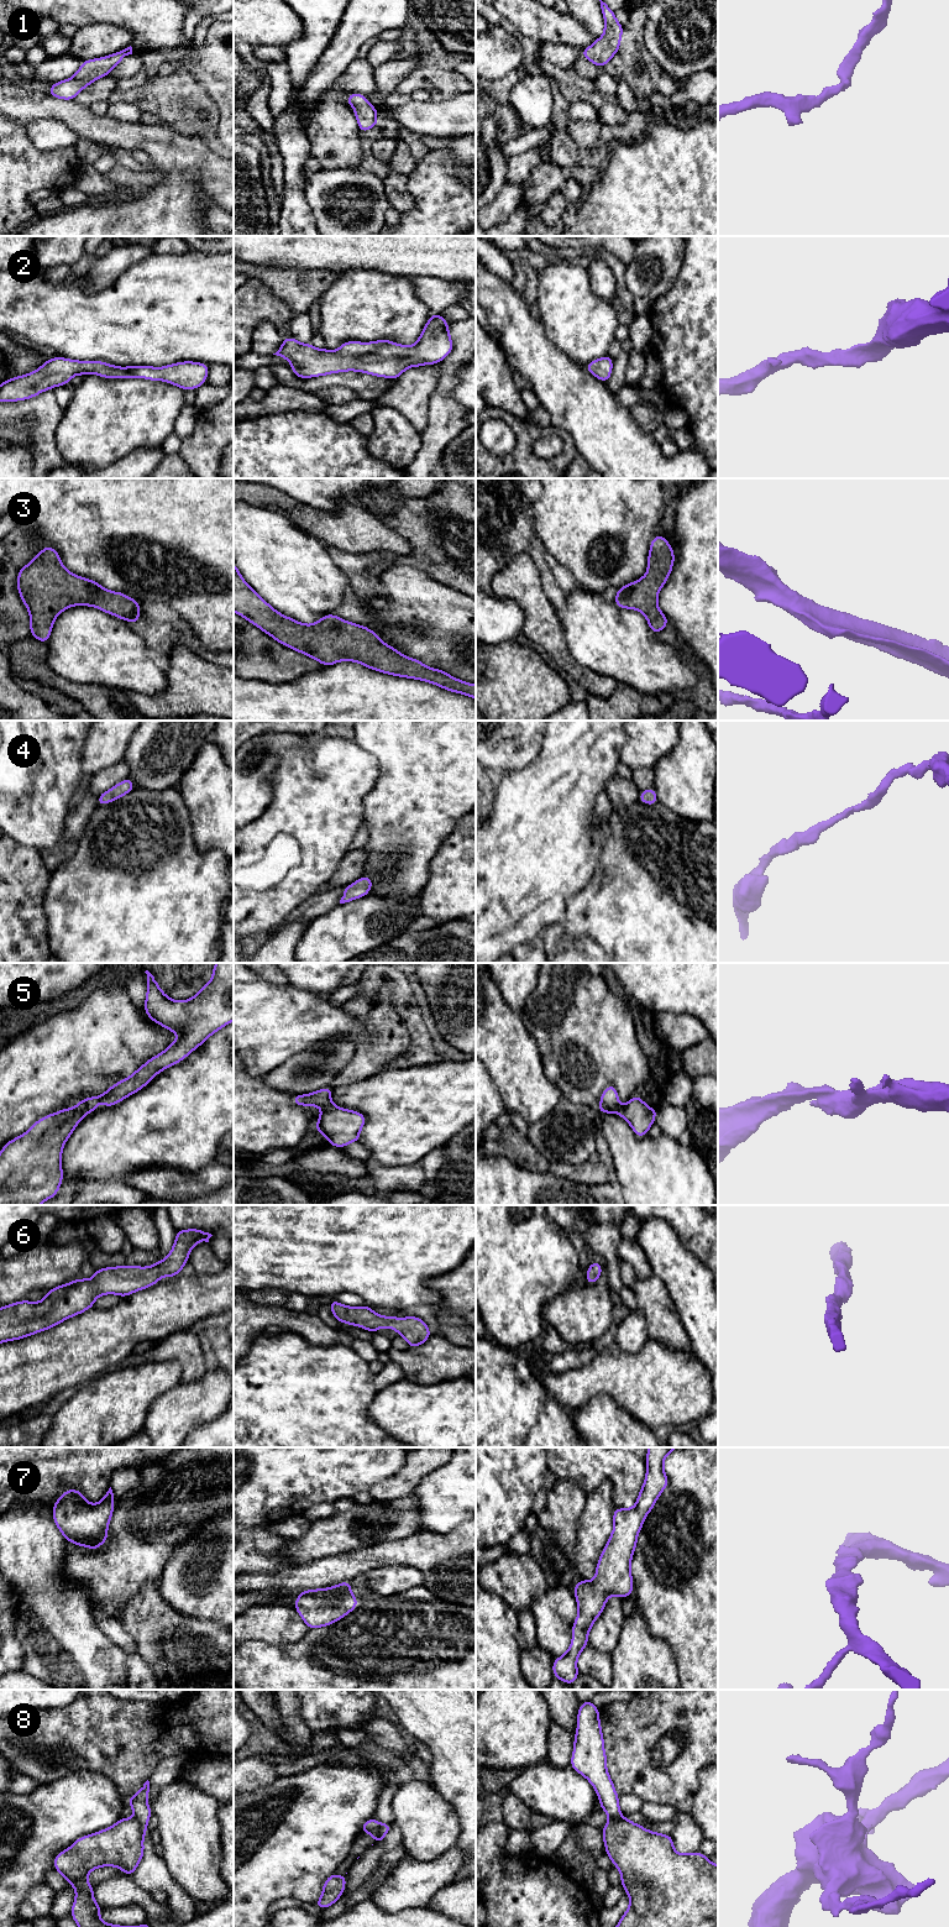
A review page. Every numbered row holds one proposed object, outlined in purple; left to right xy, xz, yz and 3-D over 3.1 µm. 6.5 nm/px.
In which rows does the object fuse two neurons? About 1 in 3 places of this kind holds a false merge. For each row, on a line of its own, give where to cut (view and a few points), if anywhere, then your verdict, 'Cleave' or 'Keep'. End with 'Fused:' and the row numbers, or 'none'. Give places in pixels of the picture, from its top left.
1: No split. Keep
2: No split. Keep
3: No split. Keep
4: No split. Keep
5: No split. Keep
6: No split. Keep
7: No split. Keep
8: Split along xy (135, 1816), (146, 1828). Cleave
Fused: 8

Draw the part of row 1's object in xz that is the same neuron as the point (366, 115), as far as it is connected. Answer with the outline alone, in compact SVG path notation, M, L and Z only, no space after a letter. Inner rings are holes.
M351 93L346 98L346 103L353 108L357 125L361 132L366 132L373 129L379 122L377 119L378 108L368 104L365 95Z

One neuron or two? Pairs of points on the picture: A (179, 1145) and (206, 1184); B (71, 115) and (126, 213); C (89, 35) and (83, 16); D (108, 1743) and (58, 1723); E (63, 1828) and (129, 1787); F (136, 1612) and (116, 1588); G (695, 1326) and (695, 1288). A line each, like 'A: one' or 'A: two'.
A: two
B: two
C: two
D: one
E: two
F: two
G: one

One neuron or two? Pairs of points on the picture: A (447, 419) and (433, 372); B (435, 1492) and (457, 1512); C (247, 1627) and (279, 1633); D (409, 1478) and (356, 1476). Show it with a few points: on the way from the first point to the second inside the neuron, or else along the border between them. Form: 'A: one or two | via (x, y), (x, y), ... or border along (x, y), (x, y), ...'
A: two | border along (440, 370), (440, 377), (430, 397), (426, 413)
B: one | via (440, 1495), (452, 1507)
C: one | via (255, 1627), (272, 1627)
D: two | border along (407, 1460), (394, 1473), (376, 1482), (367, 1490)

